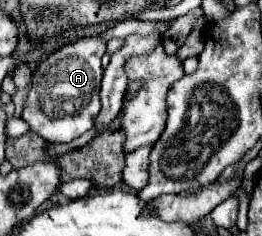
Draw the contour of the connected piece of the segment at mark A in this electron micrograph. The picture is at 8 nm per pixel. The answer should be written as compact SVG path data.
M99 35L79 39L49 55L33 73L31 89L23 105L23 121L49 143L71 143L85 131L93 129L95 115L101 111L101 57L107 41Z

